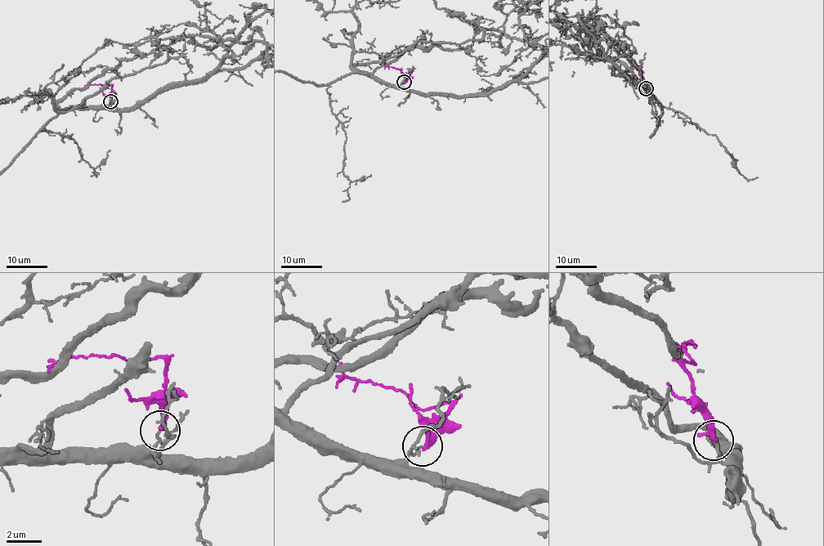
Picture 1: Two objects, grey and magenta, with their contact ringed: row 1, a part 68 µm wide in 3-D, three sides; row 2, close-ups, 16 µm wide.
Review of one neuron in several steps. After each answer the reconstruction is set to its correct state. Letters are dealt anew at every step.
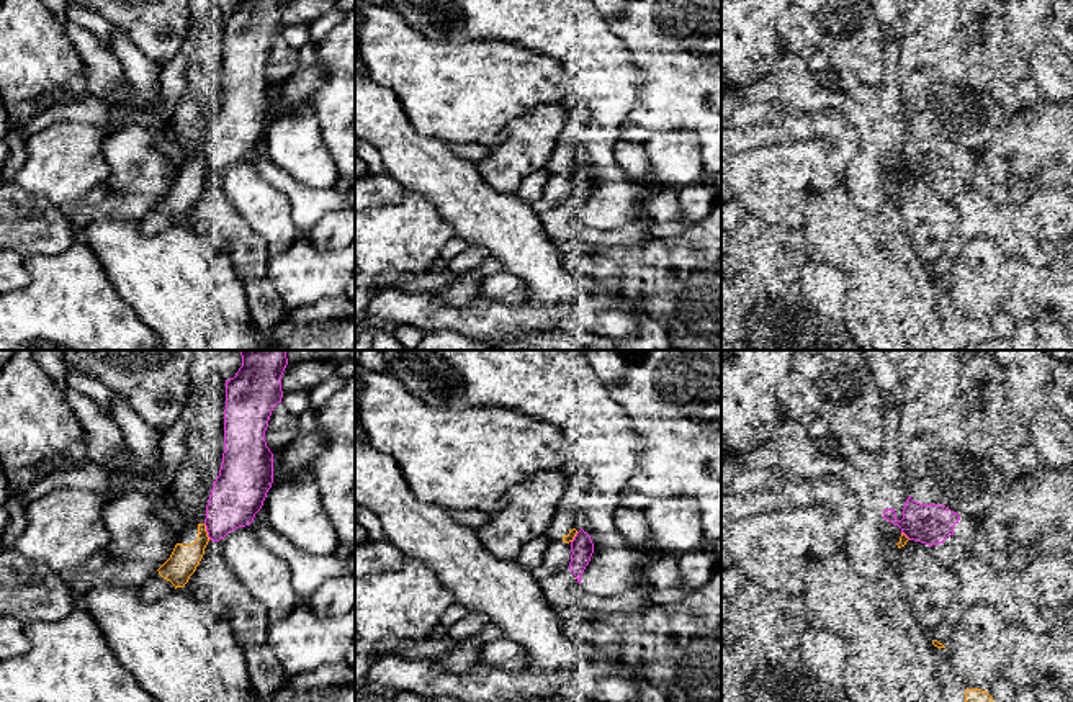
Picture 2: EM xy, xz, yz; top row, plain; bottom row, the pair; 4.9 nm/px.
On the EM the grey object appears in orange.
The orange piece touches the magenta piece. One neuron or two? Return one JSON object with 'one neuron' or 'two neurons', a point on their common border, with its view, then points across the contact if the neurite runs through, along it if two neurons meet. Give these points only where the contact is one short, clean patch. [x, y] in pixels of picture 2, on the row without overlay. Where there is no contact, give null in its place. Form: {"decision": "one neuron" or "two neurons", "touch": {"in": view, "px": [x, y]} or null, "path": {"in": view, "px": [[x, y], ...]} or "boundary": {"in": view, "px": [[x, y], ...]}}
{"decision": "two neurons", "touch": {"in": "xy", "px": [206, 166]}}

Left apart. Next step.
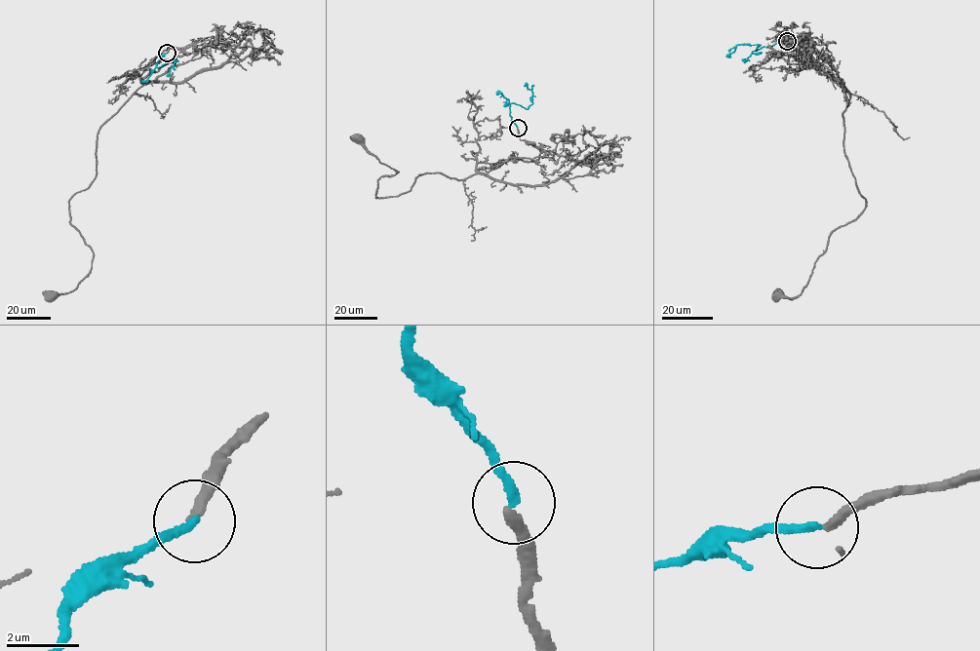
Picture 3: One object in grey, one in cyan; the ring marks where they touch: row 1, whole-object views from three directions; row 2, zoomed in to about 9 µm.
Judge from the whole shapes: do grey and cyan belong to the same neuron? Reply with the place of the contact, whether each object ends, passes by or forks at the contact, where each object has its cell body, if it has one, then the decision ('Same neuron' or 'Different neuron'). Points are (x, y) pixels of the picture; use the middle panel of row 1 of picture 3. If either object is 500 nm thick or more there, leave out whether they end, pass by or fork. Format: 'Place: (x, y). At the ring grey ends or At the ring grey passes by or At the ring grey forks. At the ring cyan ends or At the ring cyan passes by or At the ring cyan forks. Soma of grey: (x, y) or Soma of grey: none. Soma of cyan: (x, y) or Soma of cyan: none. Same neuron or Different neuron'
Place: (518, 128). At the ring grey ends. At the ring cyan ends. Soma of grey: (357, 138). Soma of cyan: none. Different neuron

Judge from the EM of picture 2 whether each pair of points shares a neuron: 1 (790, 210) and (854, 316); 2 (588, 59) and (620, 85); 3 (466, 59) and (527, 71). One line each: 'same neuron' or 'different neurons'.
1: different neurons
2: same neuron
3: same neuron

